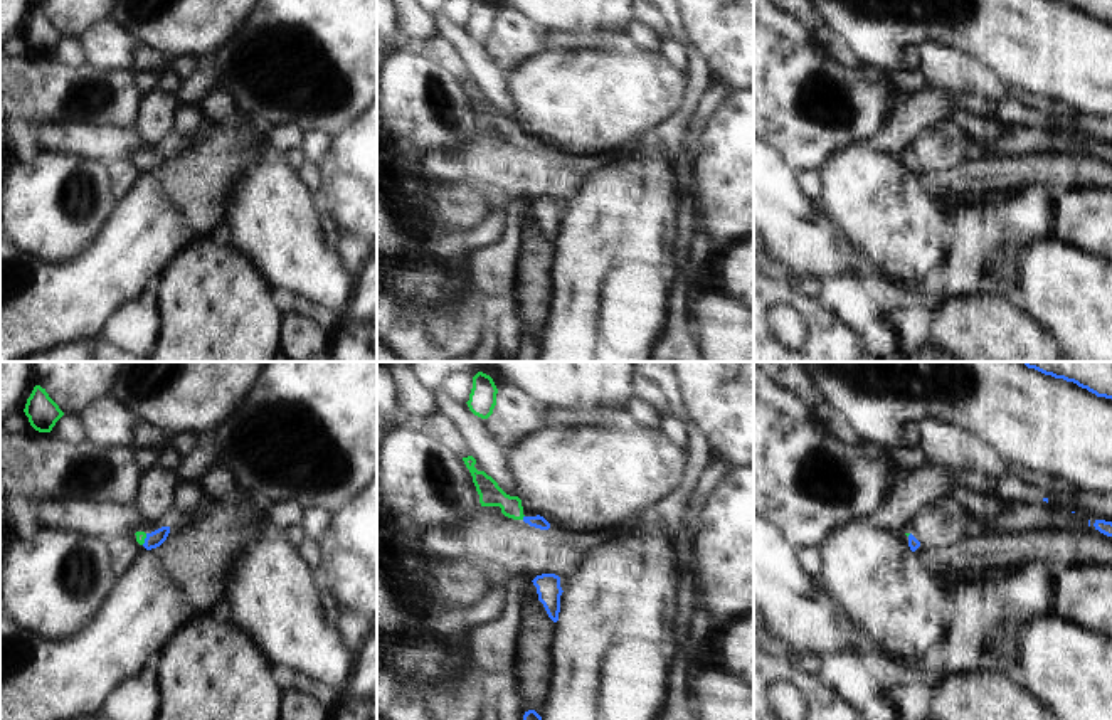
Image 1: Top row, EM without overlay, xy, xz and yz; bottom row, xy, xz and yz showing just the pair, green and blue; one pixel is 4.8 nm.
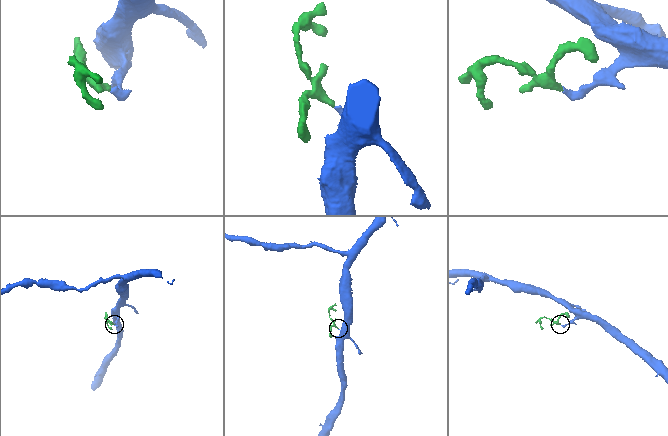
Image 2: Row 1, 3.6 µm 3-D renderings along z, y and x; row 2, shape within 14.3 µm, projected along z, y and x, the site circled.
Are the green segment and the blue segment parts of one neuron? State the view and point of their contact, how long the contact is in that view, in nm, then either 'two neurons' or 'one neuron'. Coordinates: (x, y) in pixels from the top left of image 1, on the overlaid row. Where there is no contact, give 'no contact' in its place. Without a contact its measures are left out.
xz (524, 515) | 30 nm | one neuron

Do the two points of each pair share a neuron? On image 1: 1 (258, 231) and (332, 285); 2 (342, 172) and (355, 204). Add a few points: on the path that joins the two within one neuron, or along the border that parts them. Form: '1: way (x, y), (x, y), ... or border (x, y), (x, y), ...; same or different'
1: way (276, 238), (313, 273); same
2: way (350, 180), (355, 185), (355, 195); same

